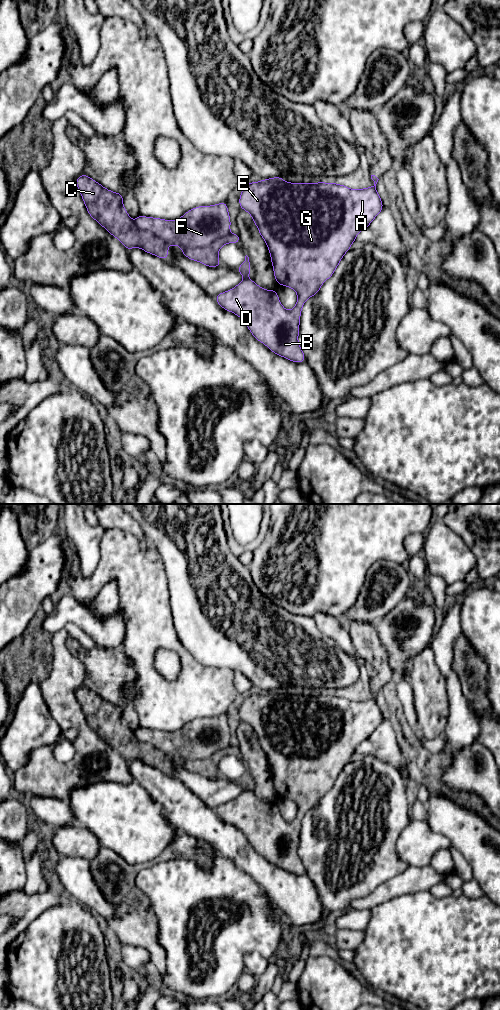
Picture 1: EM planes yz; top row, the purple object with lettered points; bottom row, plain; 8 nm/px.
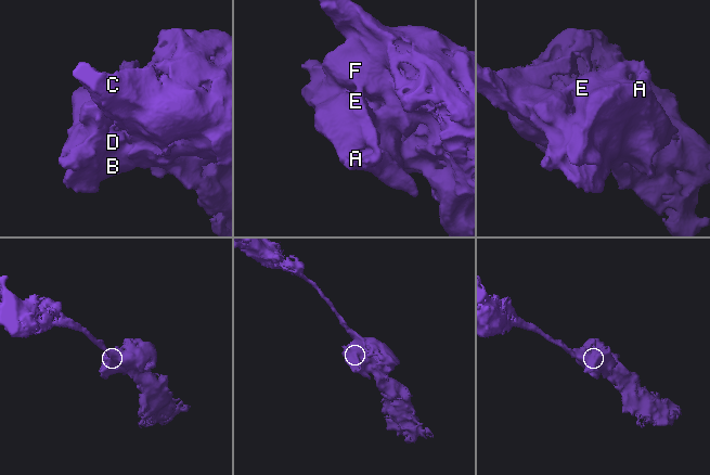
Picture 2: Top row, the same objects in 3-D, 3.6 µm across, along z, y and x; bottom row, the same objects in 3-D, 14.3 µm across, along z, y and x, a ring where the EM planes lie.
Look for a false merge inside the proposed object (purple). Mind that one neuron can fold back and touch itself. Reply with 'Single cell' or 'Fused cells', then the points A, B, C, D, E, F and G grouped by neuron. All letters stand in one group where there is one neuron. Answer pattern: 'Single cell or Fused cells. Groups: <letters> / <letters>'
Fused cells. Groups: A B D E F G / C

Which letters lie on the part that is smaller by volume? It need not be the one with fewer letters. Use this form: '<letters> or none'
A, B, D, E, F, G

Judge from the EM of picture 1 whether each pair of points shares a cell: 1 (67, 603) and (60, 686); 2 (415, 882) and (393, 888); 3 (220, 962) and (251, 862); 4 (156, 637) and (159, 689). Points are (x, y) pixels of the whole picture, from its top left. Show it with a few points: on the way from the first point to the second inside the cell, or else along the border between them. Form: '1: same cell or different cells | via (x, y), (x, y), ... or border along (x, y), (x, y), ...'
1: different cells | border along (64, 628), (52, 635)
2: same cell | via (410, 882), (398, 885)
3: different cells | border along (229, 860), (245, 872), (264, 891)
4: same cell | via (146, 650), (146, 676)

